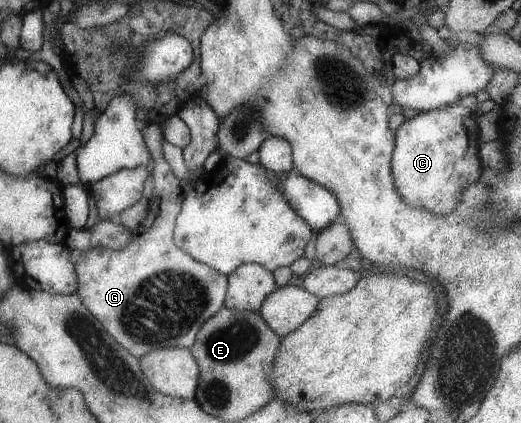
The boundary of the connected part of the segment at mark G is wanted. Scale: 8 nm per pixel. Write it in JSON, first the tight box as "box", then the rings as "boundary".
{"box":[73,124,227,359],"boundary":[[[145,124],[140,131],[154,162],[151,170],[153,190],[145,218],[143,218],[144,225],[133,232],[127,244],[119,250],[95,247],[73,255],[78,284],[75,293],[78,294],[83,306],[92,314],[92,317],[100,322],[104,331],[136,359],[158,348],[188,349],[193,345],[199,326],[223,307],[227,284],[227,276],[209,266],[203,266],[196,260],[191,260],[184,250],[175,246],[172,230],[185,196],[183,183],[175,178],[168,164],[163,160],[161,154],[161,139],[163,138],[160,127],[155,124]]]}

